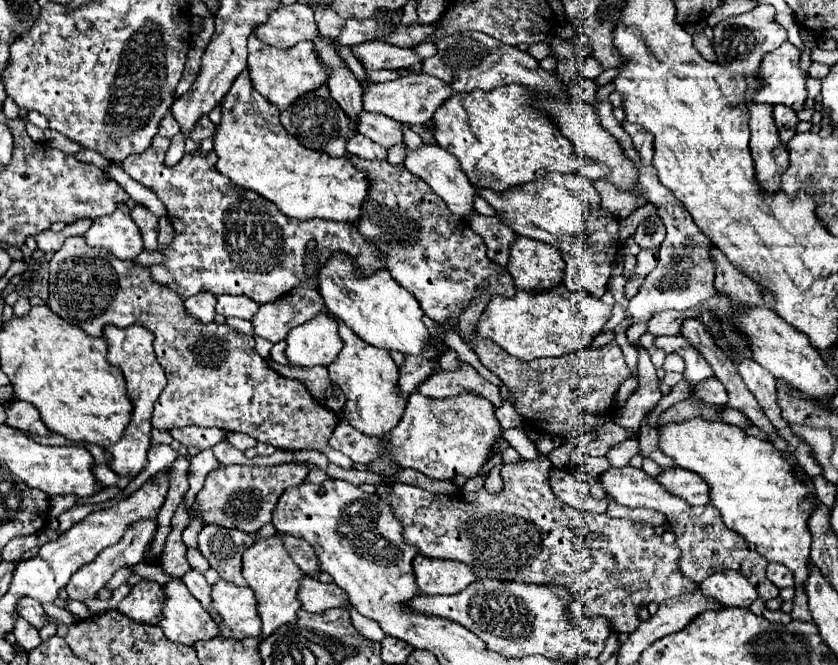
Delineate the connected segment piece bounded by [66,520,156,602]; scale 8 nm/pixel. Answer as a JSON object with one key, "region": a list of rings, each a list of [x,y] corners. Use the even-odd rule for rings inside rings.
{"region":[[[142,520],[140,524],[134,524],[134,526],[126,532],[124,540],[120,540],[120,544],[114,544],[112,548],[106,548],[104,552],[100,552],[100,556],[96,556],[96,560],[92,560],[92,564],[86,564],[84,568],[80,568],[80,570],[76,572],[76,576],[72,576],[72,580],[70,580],[68,586],[66,586],[70,600],[80,600],[80,602],[84,602],[84,600],[96,598],[96,592],[98,592],[100,588],[104,588],[104,584],[112,578],[112,574],[114,574],[116,570],[120,570],[122,566],[132,566],[132,564],[142,562],[142,560],[144,560],[144,550],[146,550],[146,546],[148,546],[148,540],[152,540],[154,532],[156,532],[156,520]]]}

